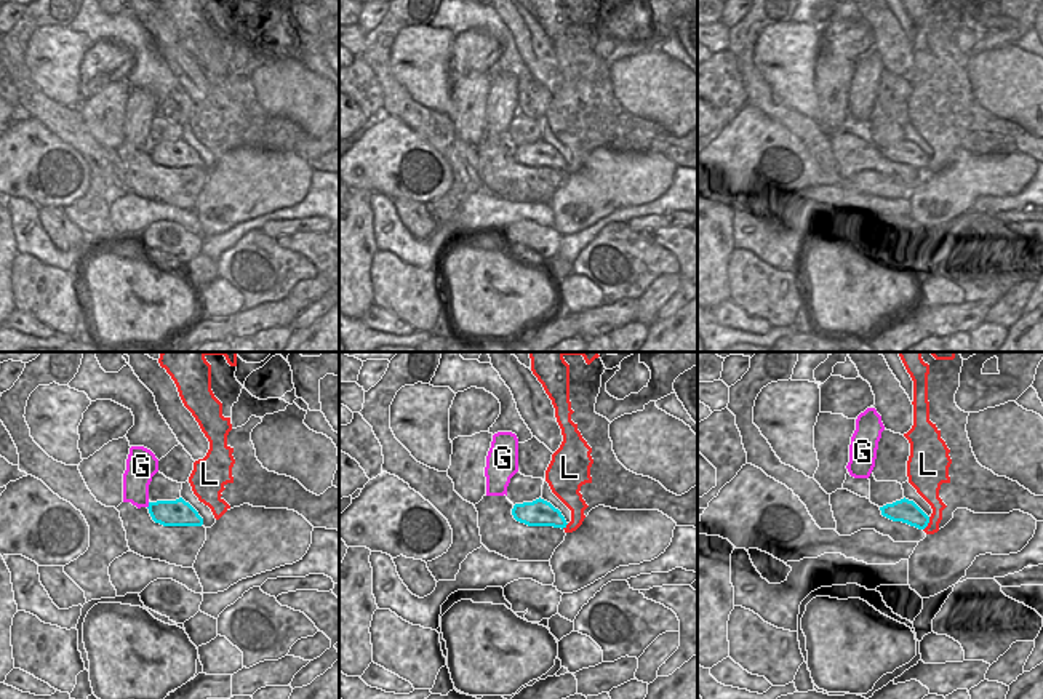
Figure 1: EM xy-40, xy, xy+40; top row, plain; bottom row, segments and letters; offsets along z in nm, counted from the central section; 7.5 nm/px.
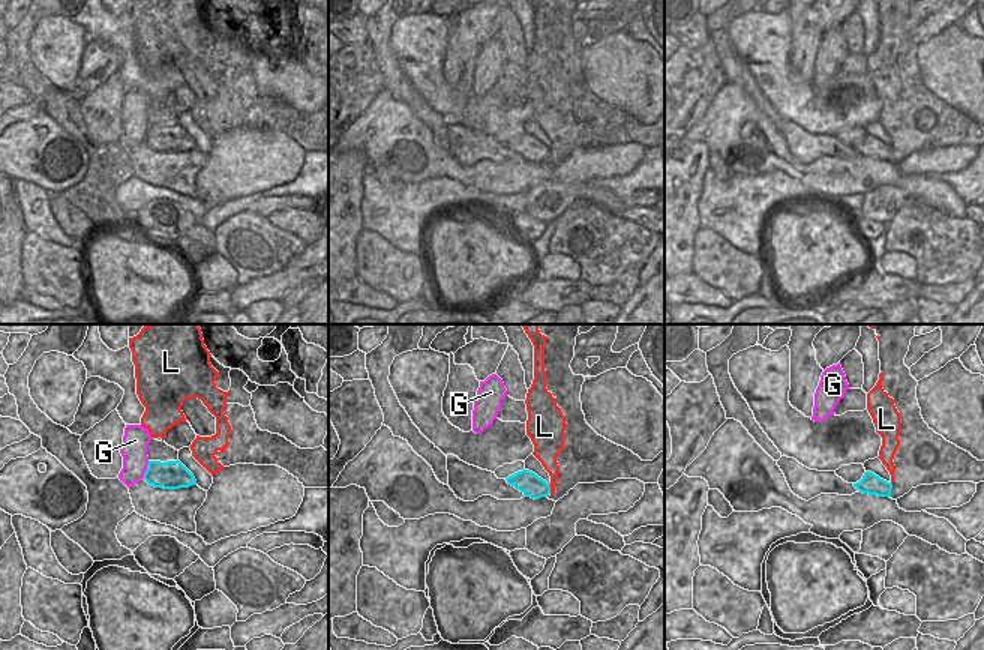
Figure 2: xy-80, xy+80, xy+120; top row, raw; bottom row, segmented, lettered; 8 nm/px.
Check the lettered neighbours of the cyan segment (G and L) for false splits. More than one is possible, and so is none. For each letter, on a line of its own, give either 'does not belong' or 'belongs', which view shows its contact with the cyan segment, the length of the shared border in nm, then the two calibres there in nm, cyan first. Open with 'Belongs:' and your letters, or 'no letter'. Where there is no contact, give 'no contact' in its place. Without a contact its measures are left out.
Belongs: no letter
G: does not belong; contact in xy-40; length 50 nm; calibres 200 and 220 nm
L: does not belong; contact in xy+40; length 120 nm; calibres 170 and 150 nm

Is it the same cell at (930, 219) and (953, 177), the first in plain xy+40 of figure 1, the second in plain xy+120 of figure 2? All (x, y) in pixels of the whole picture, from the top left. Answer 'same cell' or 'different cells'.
different cells

